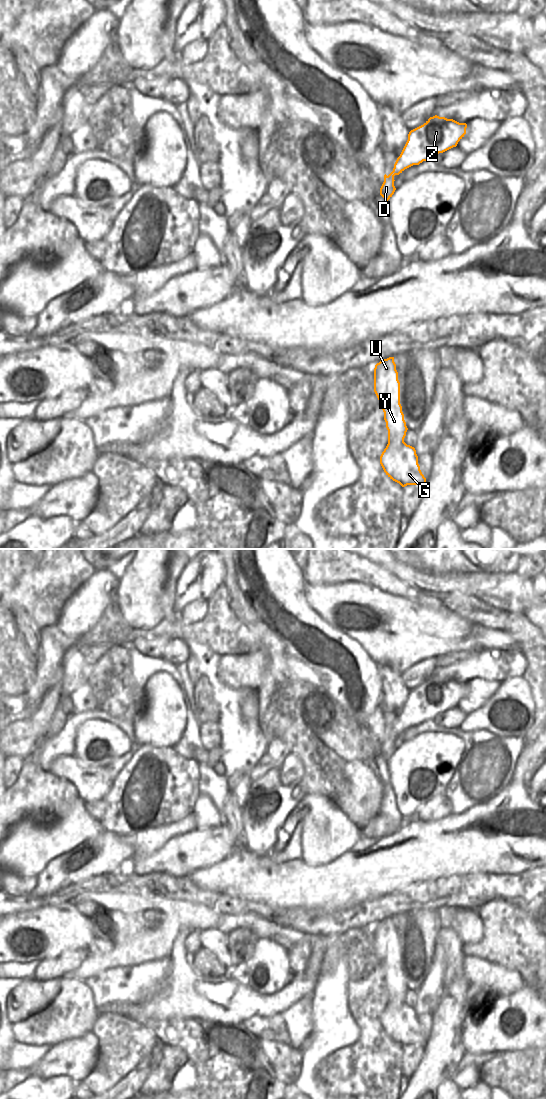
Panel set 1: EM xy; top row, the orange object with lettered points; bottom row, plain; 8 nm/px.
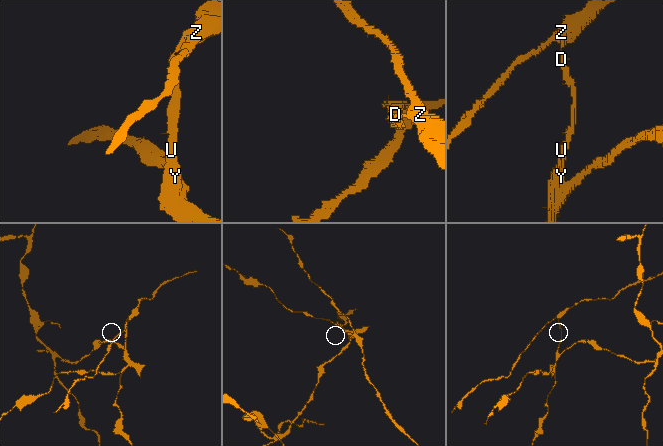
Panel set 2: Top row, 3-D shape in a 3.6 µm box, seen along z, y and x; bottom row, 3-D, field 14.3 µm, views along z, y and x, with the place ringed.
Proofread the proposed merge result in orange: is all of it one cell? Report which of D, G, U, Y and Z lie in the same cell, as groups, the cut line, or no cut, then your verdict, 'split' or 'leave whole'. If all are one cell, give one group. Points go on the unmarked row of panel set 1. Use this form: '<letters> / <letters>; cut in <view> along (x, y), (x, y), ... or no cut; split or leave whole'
D G U Y / Z; cut in xy along (393, 730), (396, 734); split

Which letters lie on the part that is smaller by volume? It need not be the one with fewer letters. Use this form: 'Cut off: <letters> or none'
Cut off: Z

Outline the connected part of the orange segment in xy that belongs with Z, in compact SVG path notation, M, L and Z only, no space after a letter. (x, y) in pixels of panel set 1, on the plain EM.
M437 675L430 677L423 685L409 692L408 700L394 724L393 731L399 735L413 725L432 721L439 713L456 707L466 694L466 688L466 683L453 679Z

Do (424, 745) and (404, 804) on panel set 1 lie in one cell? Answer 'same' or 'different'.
same

